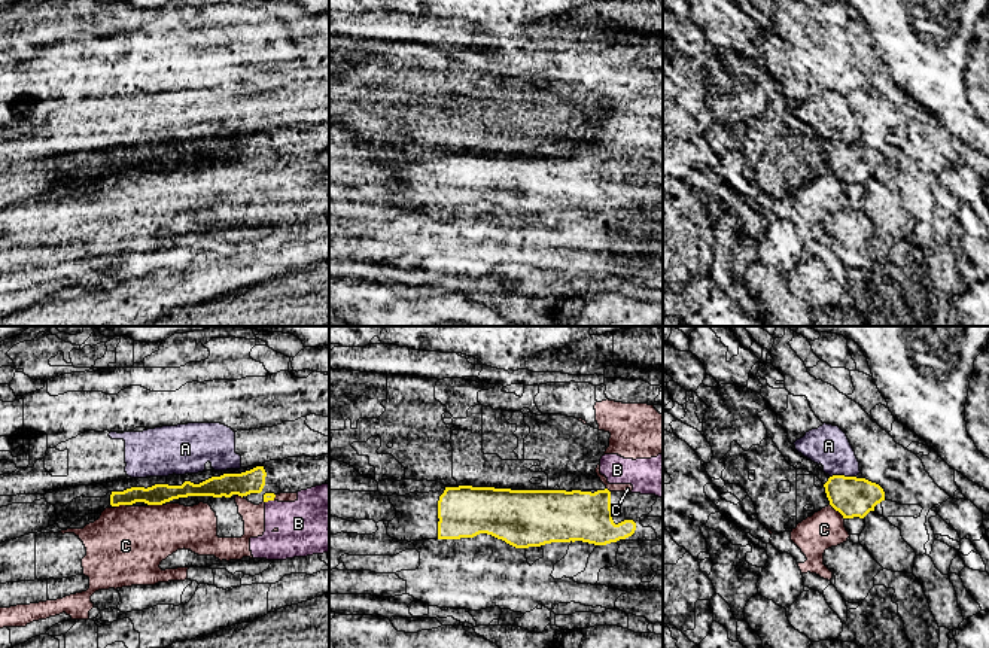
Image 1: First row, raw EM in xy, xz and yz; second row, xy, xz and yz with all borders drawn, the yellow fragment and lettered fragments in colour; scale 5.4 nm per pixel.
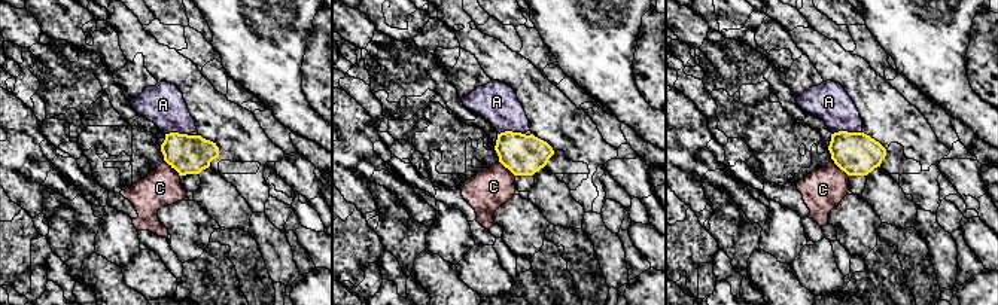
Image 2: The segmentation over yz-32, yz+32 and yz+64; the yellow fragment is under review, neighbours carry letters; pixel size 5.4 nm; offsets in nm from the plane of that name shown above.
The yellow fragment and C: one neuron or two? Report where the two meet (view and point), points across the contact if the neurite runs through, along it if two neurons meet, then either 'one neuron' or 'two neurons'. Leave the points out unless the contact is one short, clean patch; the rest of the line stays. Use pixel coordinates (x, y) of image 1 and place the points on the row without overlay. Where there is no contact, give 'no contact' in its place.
yz (837, 176) | two neurons

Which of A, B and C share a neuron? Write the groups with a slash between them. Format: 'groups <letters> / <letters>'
groups A / B C

